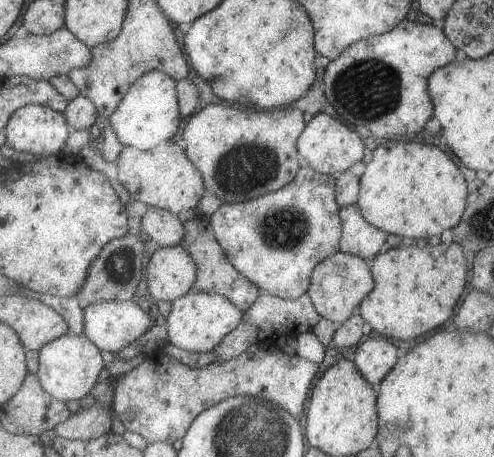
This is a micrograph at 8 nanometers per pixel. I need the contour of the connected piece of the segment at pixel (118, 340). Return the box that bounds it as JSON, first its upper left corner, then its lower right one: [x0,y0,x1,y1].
[85,301,154,353]

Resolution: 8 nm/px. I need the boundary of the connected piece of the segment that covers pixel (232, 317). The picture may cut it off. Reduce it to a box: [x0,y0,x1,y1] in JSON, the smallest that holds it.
[167,289,244,354]

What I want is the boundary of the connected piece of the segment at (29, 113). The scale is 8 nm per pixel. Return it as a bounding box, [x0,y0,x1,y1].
[6,105,70,157]

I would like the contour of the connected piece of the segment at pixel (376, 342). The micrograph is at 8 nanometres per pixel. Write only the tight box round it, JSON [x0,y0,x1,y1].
[354,336,400,387]

